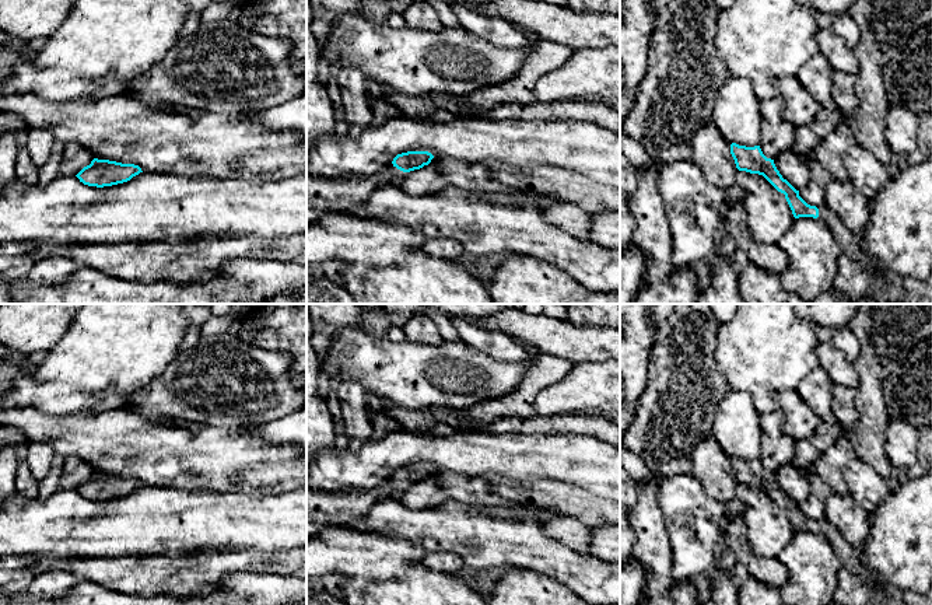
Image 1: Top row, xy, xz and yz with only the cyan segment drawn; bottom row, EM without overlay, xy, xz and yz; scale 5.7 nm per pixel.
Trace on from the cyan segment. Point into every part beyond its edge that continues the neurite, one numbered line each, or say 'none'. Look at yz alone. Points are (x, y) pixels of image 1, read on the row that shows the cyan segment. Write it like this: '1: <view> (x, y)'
1: yz (850, 242)

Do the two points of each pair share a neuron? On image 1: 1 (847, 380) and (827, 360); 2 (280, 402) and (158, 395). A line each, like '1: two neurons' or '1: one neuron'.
1: one neuron
2: one neuron

